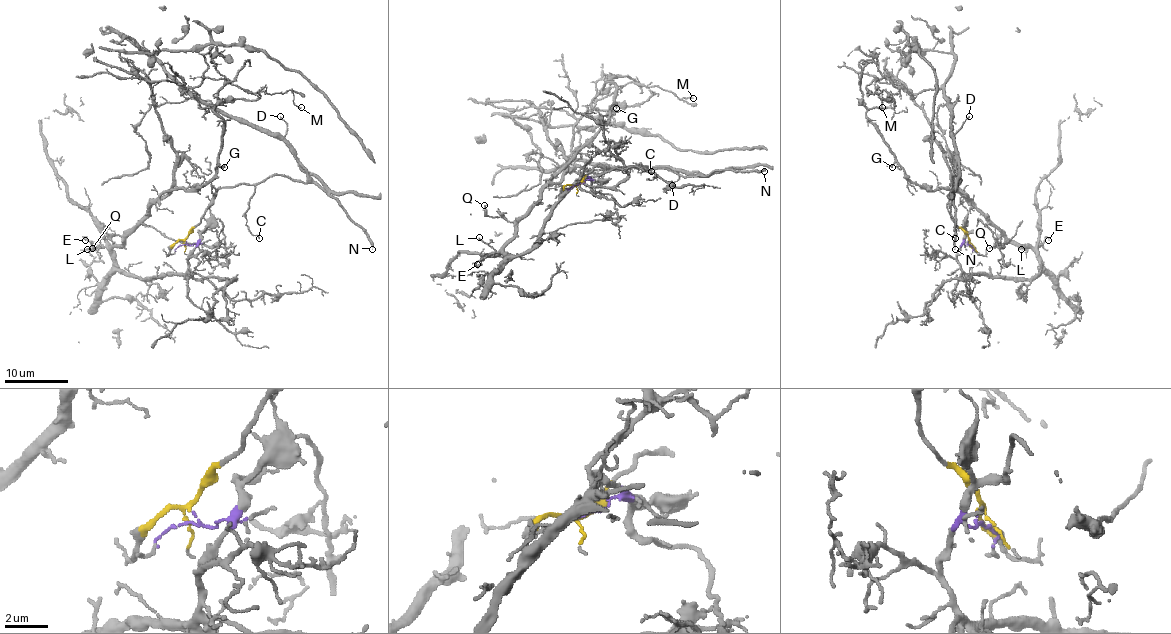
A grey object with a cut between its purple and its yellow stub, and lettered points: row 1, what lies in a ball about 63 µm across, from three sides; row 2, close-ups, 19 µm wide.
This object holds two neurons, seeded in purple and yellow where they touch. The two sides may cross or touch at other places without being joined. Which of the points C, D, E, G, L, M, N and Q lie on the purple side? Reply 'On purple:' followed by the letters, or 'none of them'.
On purple: E, G, L, Q

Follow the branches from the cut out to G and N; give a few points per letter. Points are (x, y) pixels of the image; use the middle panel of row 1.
G: (577, 183), (588, 178), (580, 173), (531, 246), (509, 254), (514, 224), (615, 108)
N: (577, 183), (595, 167), (614, 170), (634, 166), (677, 172), (684, 177), (765, 170)

